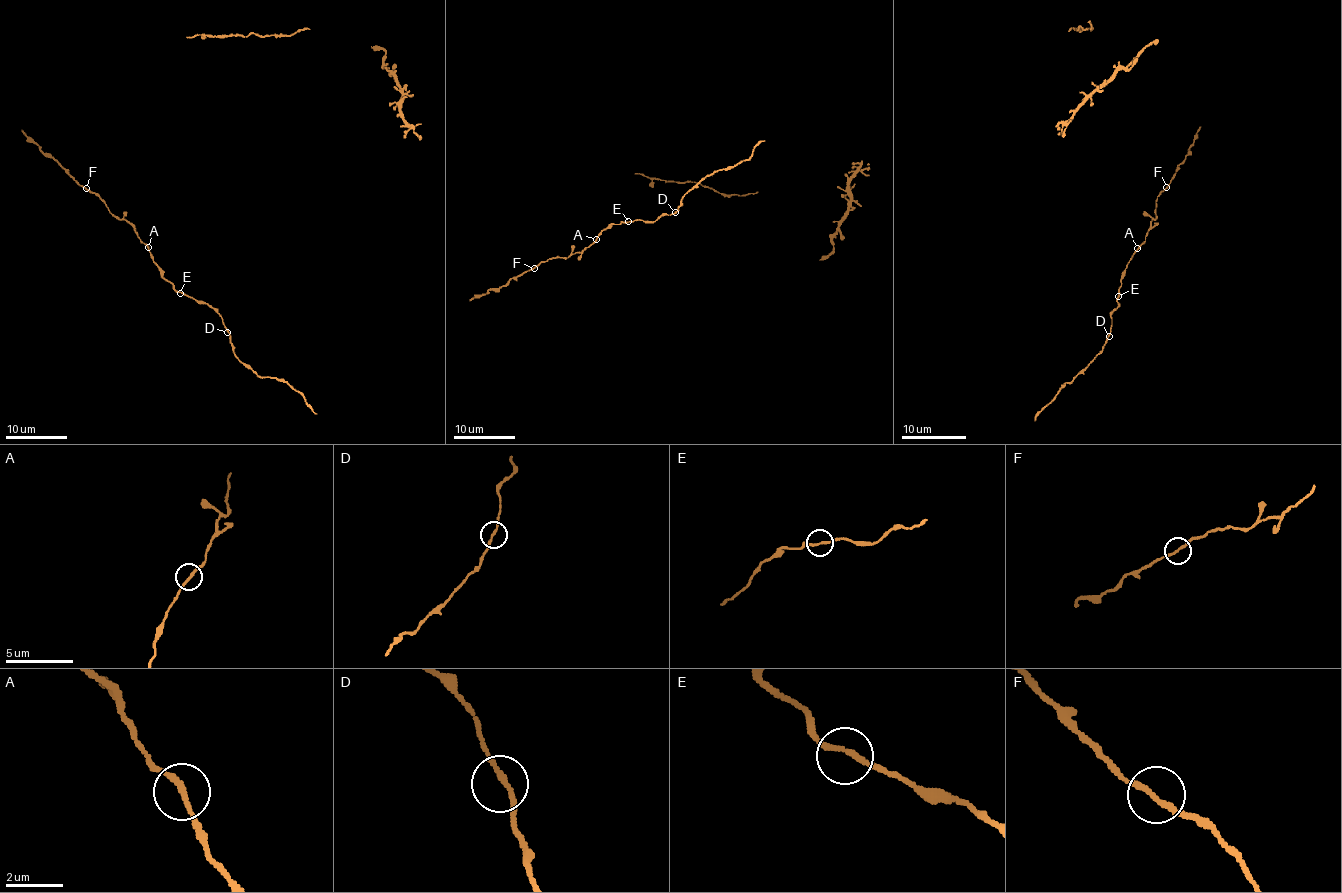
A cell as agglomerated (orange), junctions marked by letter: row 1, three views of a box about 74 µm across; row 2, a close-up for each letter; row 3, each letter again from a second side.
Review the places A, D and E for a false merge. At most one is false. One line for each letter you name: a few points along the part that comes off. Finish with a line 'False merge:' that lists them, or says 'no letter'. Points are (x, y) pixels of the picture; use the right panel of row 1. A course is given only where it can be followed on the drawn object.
A: foreign part runs (1138, 248), (1146, 240), (1150, 222), (1155, 217), (1155, 201), (1186, 158), (1200, 126)
False merge: A

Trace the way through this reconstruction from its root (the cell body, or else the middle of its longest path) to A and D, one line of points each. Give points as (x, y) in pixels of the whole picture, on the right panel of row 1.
A: (1118, 294), (1122, 272), (1138, 248)
D: (1118, 294), (1118, 305), (1110, 315), (1109, 336)

